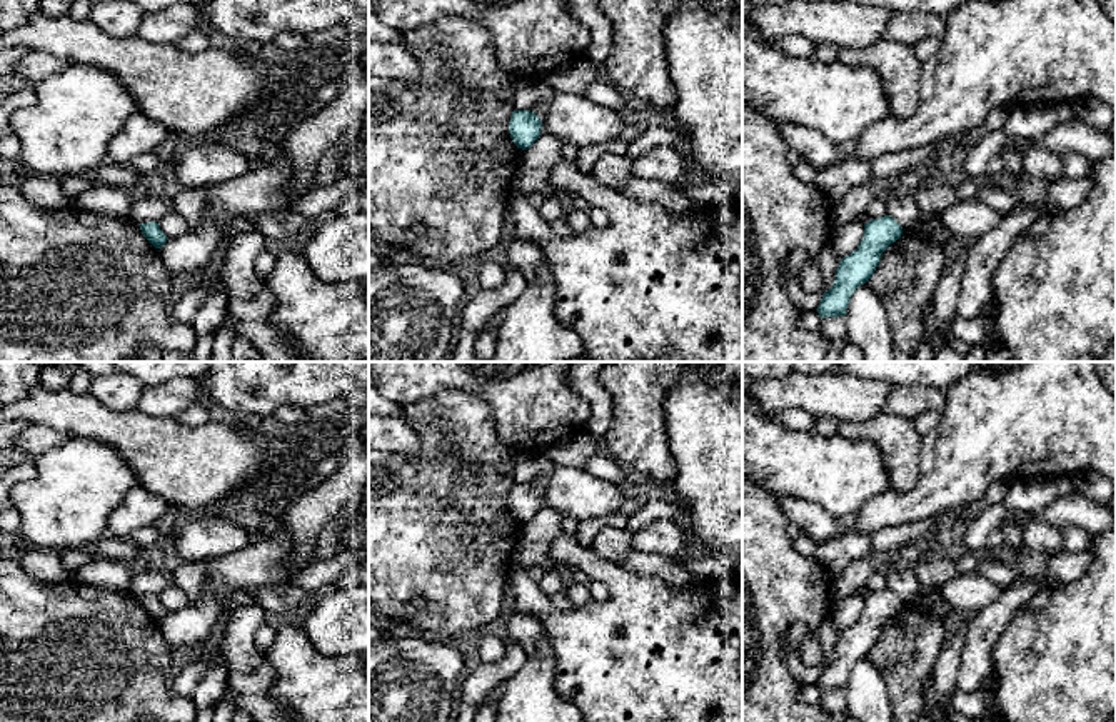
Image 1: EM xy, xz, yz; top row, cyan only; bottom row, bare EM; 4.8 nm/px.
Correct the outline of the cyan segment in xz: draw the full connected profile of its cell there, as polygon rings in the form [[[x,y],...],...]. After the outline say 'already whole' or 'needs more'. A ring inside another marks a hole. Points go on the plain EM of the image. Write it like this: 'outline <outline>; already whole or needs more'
outline [[[514,484],[509,494],[510,512],[522,524],[539,512],[540,500],[540,492],[530,484]]]; already whole

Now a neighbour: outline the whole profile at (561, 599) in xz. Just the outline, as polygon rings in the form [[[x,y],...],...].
[[[555,562],[554,569],[555,574],[561,575],[562,579],[562,589],[555,594],[550,595],[554,605],[561,610],[571,610],[574,605],[569,600],[569,589],[574,585],[574,579],[569,572],[569,565],[562,564],[562,562]]]

